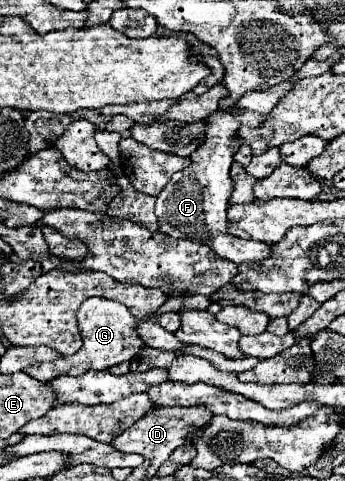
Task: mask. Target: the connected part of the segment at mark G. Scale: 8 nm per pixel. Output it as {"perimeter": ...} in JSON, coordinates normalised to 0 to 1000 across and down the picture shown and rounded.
{"perimeter":[[[255,620],[238,628],[226,644],[226,682],[243,711],[238,723],[214,740],[180,740],[151,753],[110,753],[99,761],[81,761],[75,778],[116,794],[145,794],[151,786],[168,786],[186,778],[226,782],[267,765],[296,769],[296,765],[319,765],[348,753],[383,748],[400,736],[400,728],[417,723],[417,711],[400,703],[400,690],[388,686],[388,678],[394,678],[394,661],[377,653],[377,644],[359,632],[307,624],[307,620]]]}

